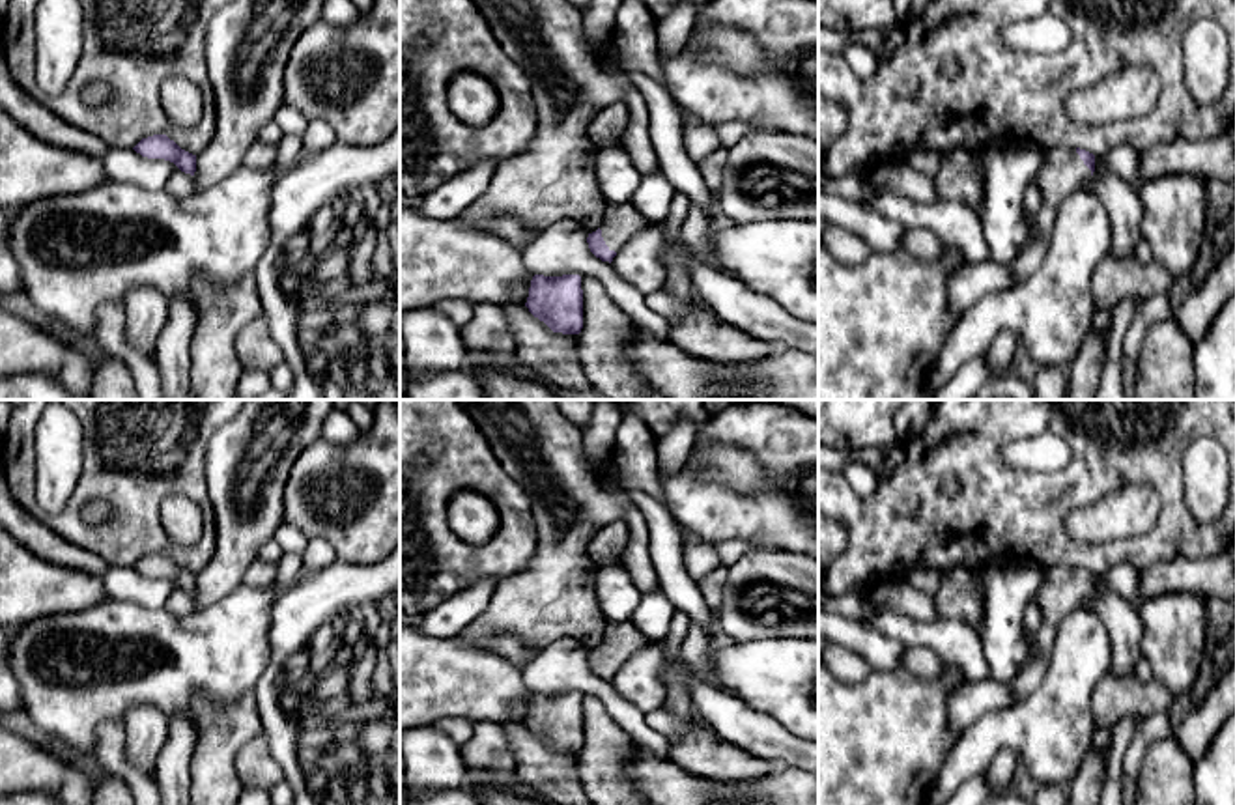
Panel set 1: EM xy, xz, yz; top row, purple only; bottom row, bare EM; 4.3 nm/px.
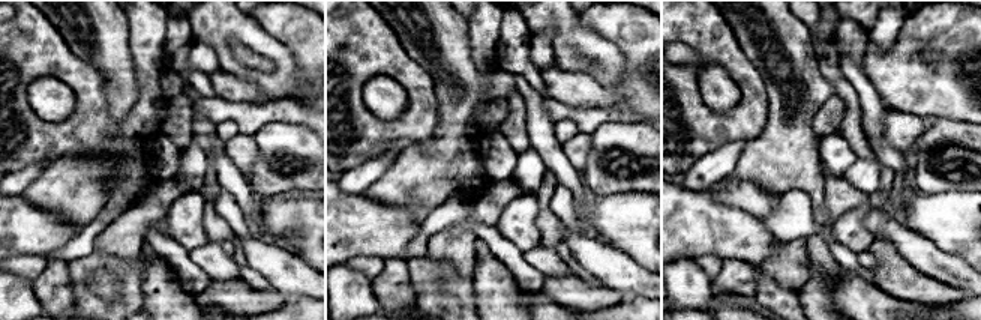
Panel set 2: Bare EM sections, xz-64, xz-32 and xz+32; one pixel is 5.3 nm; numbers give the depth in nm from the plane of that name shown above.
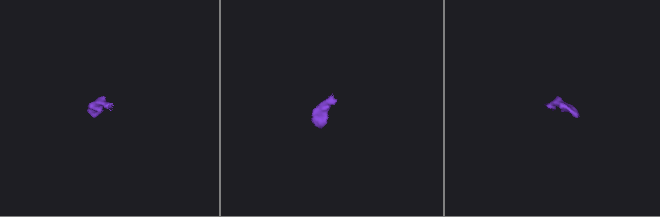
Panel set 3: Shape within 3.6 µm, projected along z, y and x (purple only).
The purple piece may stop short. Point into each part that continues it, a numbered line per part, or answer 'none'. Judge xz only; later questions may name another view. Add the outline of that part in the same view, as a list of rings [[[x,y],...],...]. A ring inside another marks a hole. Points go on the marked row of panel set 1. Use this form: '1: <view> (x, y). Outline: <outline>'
1: xz (621, 221). Outline: [[[607,204],[600,230],[609,250],[618,252],[624,243],[628,243],[635,233],[650,228],[650,224],[652,222],[648,222],[630,204]]]

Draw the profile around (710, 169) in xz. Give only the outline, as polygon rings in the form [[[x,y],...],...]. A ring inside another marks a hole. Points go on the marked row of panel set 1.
[[[721,148],[712,155],[708,155],[699,164],[699,172],[712,192],[716,192],[721,185],[725,161],[727,161],[727,149]]]

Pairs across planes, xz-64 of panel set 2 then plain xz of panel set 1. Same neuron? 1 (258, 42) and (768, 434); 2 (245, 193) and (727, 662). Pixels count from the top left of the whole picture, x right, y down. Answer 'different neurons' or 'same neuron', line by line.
1: different neurons
2: different neurons

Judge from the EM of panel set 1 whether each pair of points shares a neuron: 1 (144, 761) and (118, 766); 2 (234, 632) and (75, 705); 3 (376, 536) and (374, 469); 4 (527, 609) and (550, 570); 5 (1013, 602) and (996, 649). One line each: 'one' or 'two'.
1: two
2: one
3: one
4: one
5: one

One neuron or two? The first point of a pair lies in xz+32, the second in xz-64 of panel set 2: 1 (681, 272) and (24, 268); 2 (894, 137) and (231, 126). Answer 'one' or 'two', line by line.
1: two
2: one

